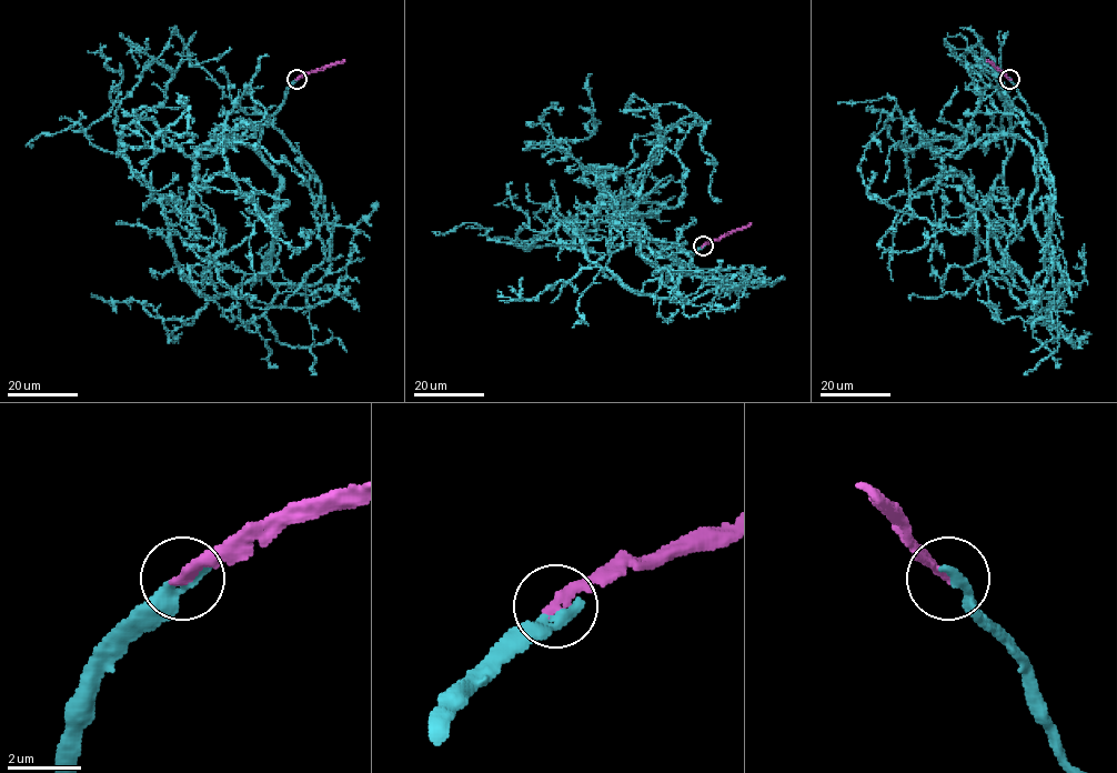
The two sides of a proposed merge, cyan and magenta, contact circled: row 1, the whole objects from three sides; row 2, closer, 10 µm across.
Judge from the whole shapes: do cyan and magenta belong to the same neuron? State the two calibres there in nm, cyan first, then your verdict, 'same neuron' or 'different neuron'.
380 nm thick on the cyan side, 280 nm on the other; same neuron

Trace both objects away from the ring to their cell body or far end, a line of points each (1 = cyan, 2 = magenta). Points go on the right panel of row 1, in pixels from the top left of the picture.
1: (1010, 79), (1045, 132), (1030, 219), (1062, 277), (1039, 298), (988, 217), (1015, 140), (1006, 93), (947, 33)
2: (1009, 79), (986, 60)

